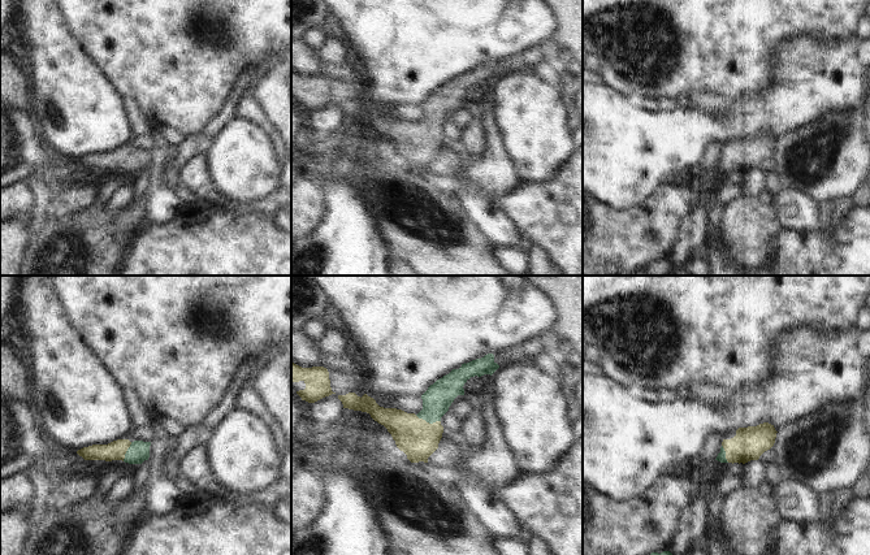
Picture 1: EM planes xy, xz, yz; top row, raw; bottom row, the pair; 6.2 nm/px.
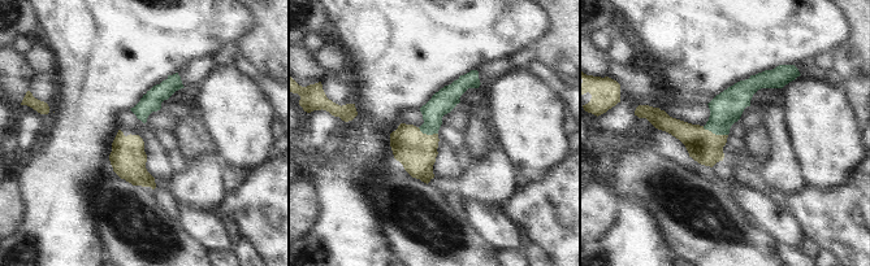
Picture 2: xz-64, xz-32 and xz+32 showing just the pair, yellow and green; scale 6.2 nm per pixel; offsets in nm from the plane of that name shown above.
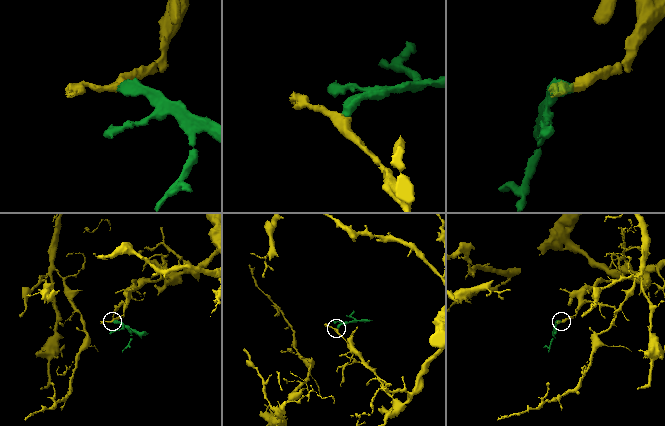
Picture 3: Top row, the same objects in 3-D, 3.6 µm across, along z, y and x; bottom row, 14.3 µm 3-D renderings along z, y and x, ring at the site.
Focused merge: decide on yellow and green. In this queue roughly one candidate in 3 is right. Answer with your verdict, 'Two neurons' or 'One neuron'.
One neuron.

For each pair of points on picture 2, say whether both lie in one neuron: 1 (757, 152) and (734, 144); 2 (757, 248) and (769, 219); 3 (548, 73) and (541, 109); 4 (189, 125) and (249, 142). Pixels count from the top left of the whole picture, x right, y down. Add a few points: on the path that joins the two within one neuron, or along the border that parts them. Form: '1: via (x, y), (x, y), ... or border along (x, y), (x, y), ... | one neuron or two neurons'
1: border along (743, 140), (748, 152), (761, 164) | two neurons
2: border along (756, 225), (775, 243) | two neurons
3: border along (526, 68), (539, 77), (565, 107) | two neurons
4: border along (200, 121), (216, 155) | two neurons

